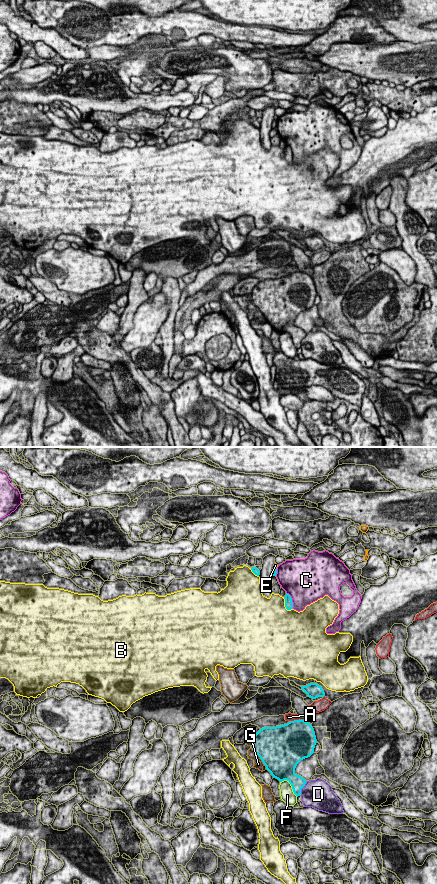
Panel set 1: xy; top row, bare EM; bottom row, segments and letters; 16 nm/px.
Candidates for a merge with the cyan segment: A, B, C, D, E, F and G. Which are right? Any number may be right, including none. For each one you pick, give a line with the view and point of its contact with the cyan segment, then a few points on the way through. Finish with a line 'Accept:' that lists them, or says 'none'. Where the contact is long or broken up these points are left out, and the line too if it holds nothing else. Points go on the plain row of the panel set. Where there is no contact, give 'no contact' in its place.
Accept: none

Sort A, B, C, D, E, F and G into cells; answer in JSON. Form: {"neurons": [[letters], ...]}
{"neurons": [["A"], ["B"], ["C"], ["D"], ["E"], ["F"], ["G"]]}

